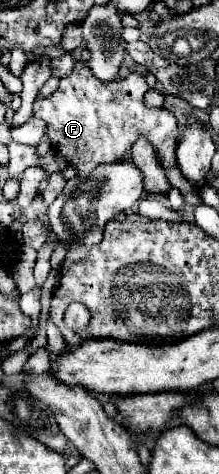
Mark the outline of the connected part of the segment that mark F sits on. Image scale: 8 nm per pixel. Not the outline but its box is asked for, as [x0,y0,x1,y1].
[33,62,177,176]

